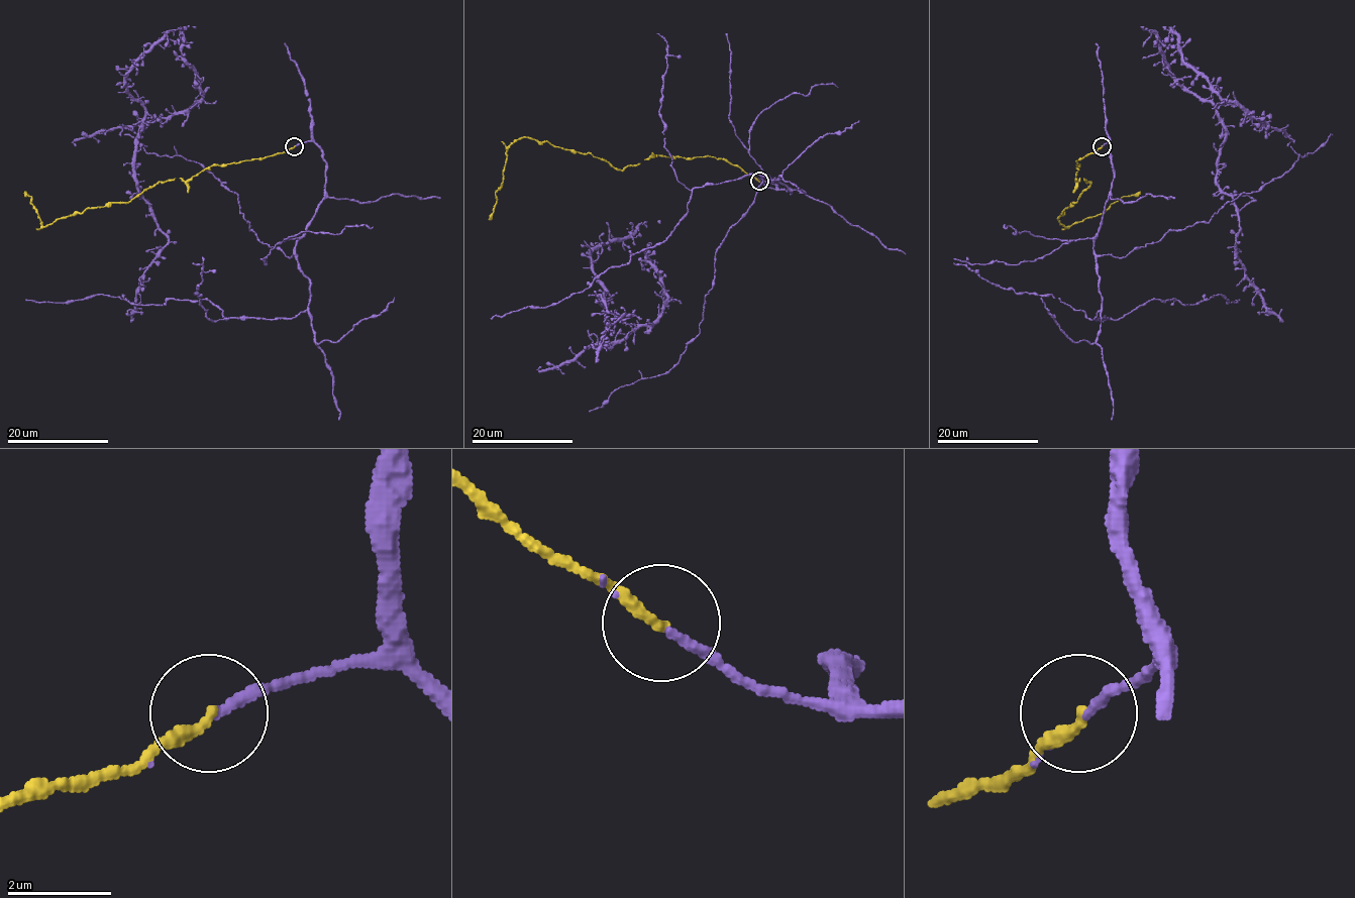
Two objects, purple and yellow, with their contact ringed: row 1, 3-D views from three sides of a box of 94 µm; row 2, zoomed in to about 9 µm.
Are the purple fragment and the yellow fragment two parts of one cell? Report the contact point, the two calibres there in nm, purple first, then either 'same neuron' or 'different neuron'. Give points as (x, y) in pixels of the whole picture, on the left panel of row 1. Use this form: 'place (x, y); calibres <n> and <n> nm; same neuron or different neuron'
place (294, 146); calibres 130 and 220 nm; same neuron

